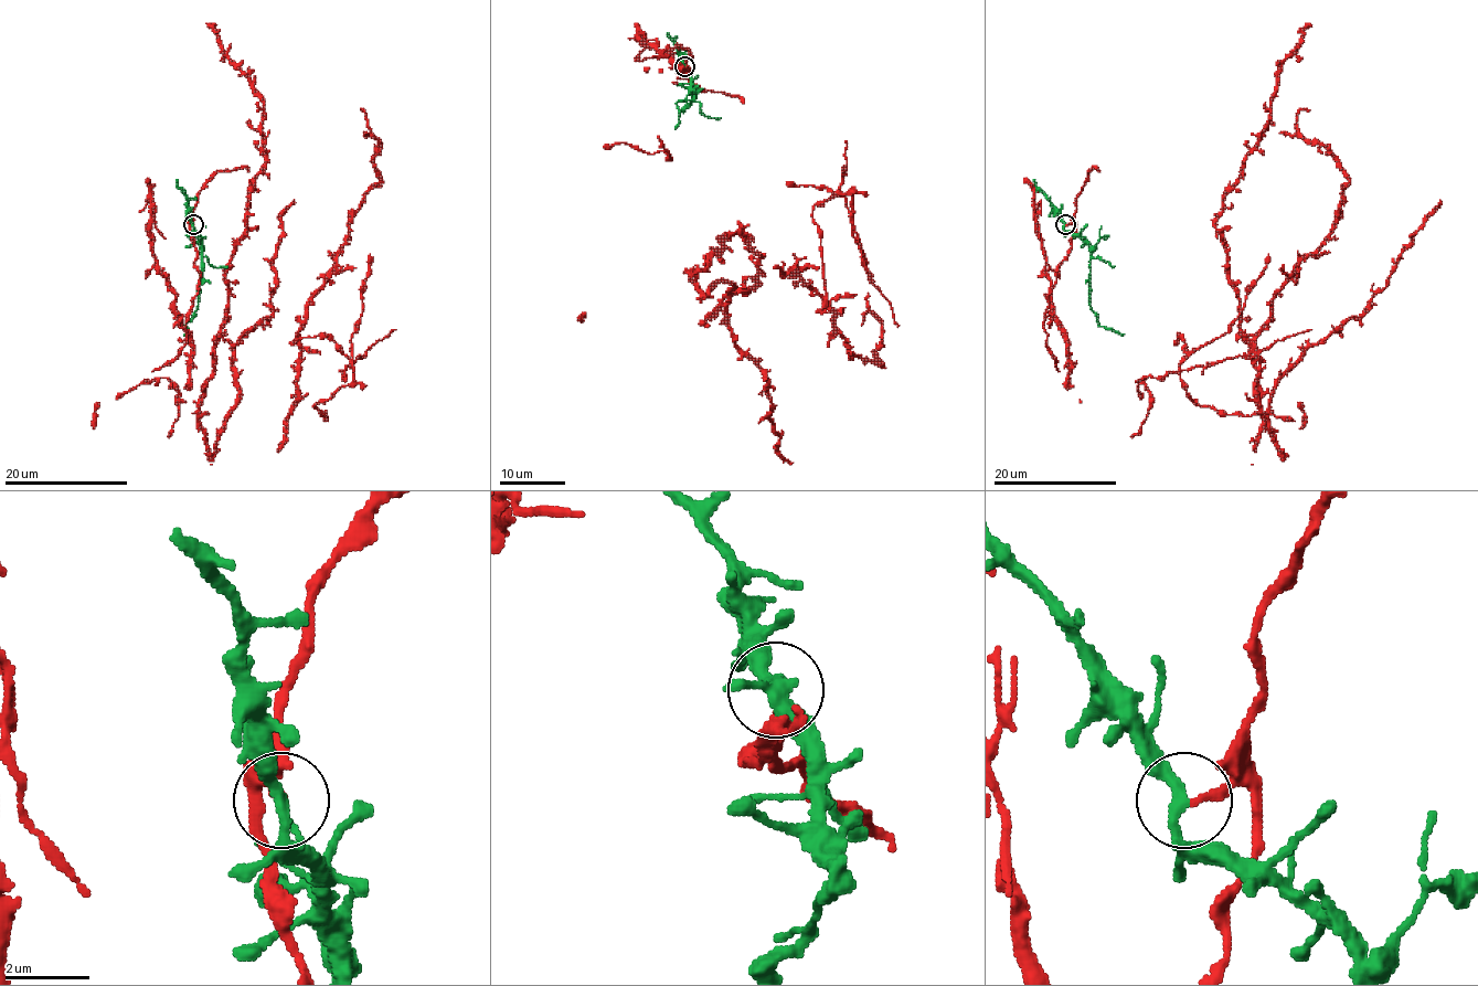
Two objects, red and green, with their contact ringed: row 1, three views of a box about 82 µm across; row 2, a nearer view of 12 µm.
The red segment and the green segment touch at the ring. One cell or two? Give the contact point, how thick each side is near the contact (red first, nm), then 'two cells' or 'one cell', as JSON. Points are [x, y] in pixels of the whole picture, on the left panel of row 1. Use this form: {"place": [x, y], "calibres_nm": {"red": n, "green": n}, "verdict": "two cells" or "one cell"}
{"place": [193, 224], "calibres_nm": {"red": 170, "green": 280}, "verdict": "two cells"}

